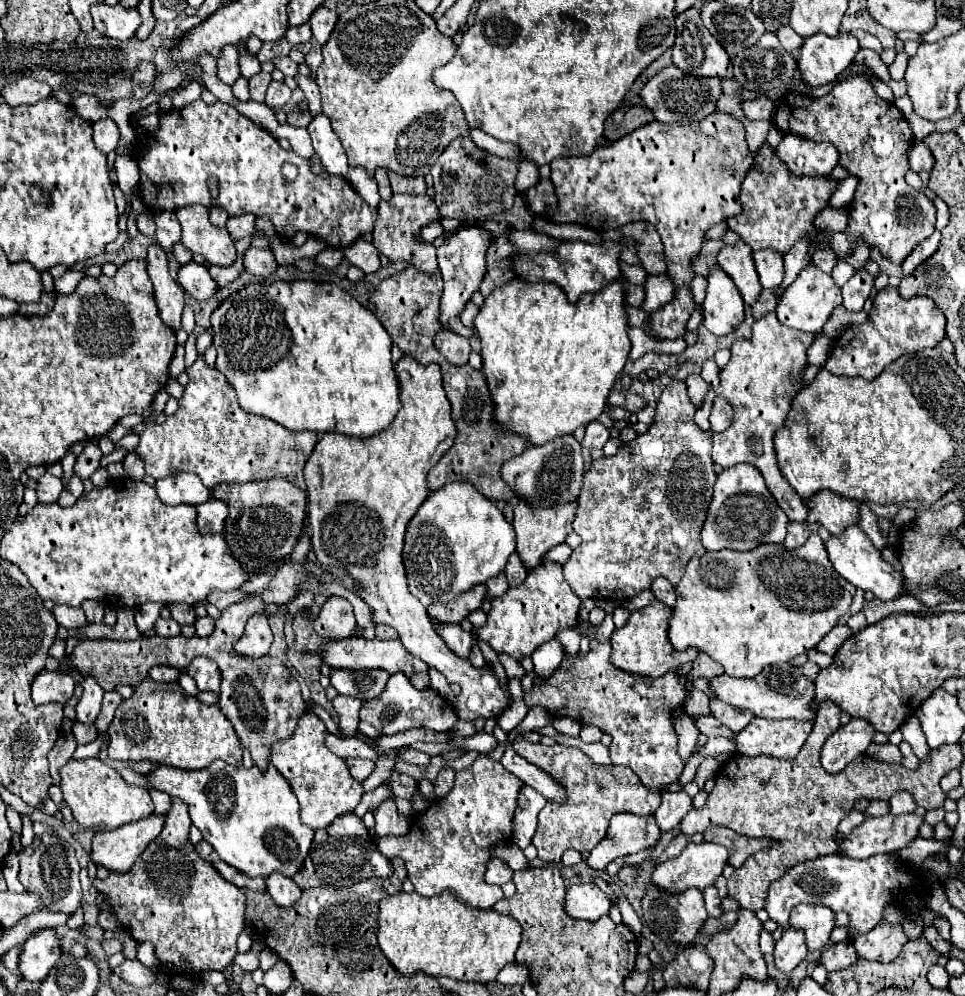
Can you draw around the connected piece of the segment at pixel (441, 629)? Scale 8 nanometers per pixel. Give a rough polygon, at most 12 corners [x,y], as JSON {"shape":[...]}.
{"shape":[[437,622],[433,628],[461,658],[473,646],[473,634],[459,624]]}

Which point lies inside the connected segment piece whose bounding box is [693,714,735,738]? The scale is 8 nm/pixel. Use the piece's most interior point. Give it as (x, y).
(707, 725)

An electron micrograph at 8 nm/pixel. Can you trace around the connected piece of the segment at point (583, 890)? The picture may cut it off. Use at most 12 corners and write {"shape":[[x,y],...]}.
{"shape":[[595,884],[567,890],[565,910],[595,922],[609,914],[611,898]]}

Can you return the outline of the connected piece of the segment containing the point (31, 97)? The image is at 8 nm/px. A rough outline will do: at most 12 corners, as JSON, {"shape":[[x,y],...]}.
{"shape":[[33,78],[9,84],[11,106],[37,104],[51,88]]}

